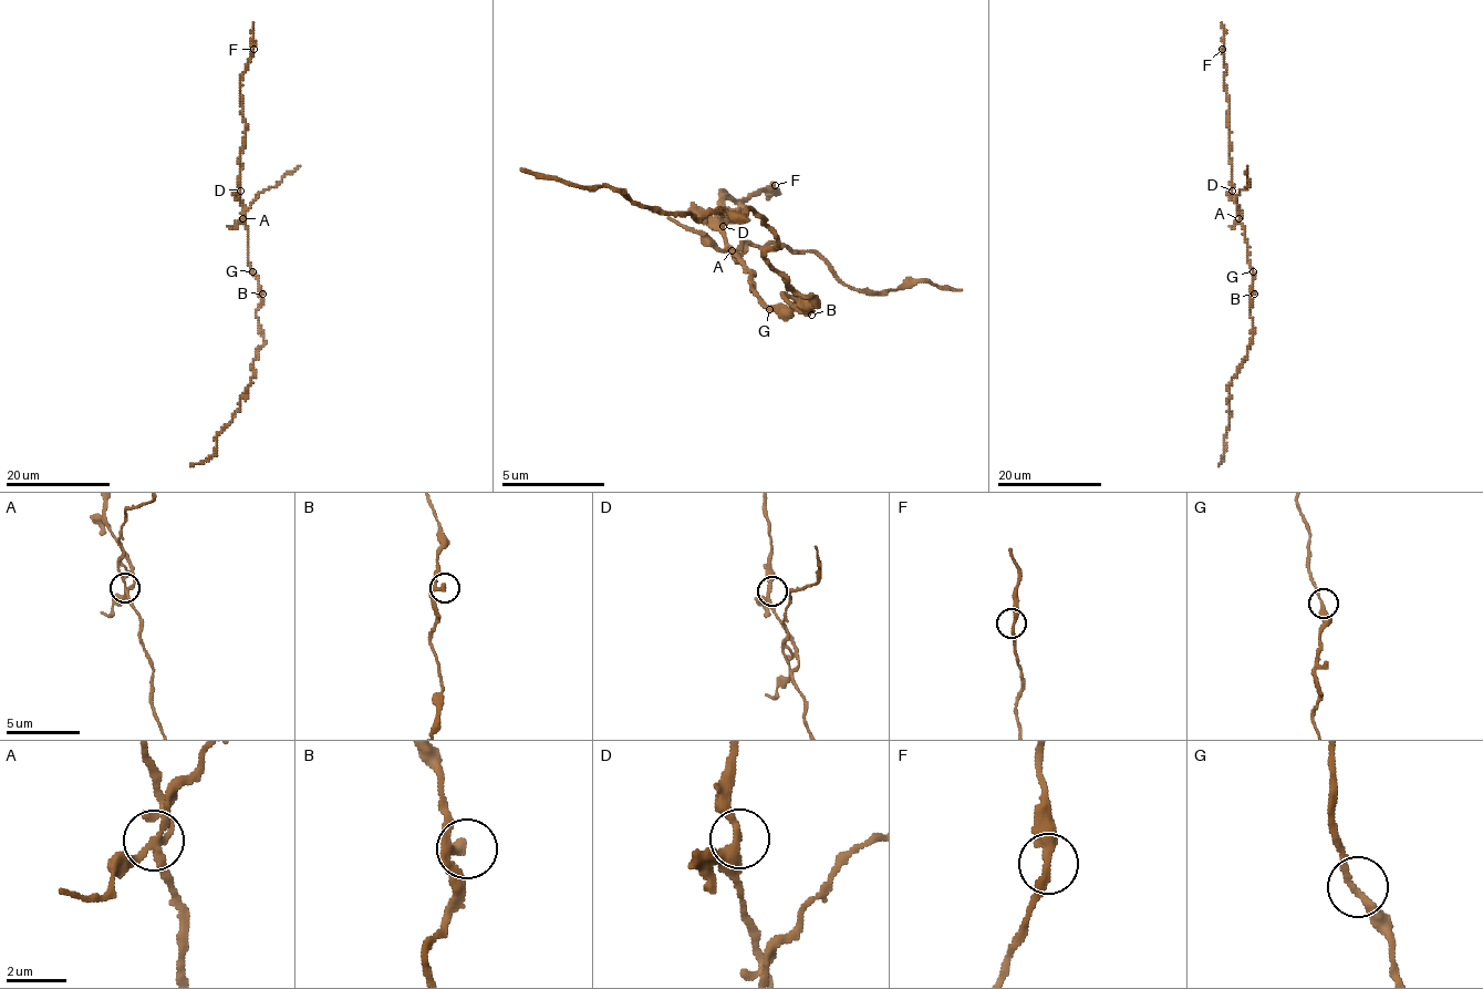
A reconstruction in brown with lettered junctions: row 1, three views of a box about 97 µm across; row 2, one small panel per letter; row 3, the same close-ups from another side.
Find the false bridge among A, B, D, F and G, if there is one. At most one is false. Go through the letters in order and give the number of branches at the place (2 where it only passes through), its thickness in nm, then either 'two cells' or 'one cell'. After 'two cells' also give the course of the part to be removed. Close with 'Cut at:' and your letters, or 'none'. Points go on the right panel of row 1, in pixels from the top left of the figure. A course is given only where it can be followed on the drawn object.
A: branches 5; calibre 200 nm; two cells; course (1238, 217), (1237, 195), (1248, 187), (1248, 165)
B: branches 2; calibre 240 nm; one cell
D: branches 3; calibre 240 nm; one cell
F: branches 2; calibre 260 nm; one cell
G: branches 2; calibre 240 nm; one cell
Cut at: A

